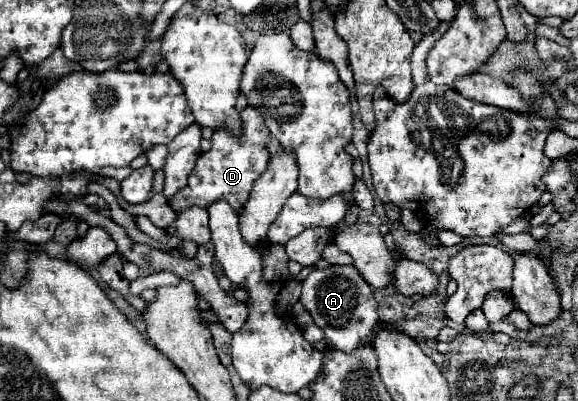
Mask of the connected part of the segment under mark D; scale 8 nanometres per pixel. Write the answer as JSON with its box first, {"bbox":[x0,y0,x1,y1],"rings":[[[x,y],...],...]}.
{"bbox":[169,106,271,212],"rings":[[[247,106],[241,112],[241,132],[231,134],[231,130],[227,130],[225,126],[221,126],[219,130],[213,132],[211,150],[203,152],[197,158],[197,164],[195,164],[193,172],[189,174],[187,186],[183,190],[177,190],[175,196],[171,196],[169,206],[175,212],[181,212],[181,210],[191,208],[191,206],[209,208],[211,204],[225,200],[225,202],[229,202],[229,206],[233,210],[241,212],[249,194],[251,194],[255,180],[269,166],[269,150],[267,150],[269,138],[271,138],[271,134],[269,134],[267,126],[263,124],[263,118],[257,114],[257,110]]]}

